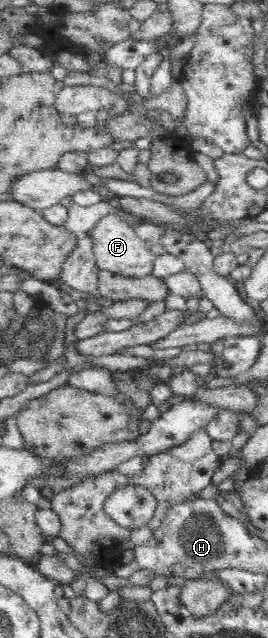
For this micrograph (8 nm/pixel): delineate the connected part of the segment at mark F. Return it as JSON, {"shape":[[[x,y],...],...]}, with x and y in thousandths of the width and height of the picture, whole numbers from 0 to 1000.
{"shape":[[[407,334],[377,340],[362,351],[336,357],[343,393],[358,401],[369,423],[459,428],[481,433],[556,433],[567,429],[578,401],[556,393],[556,381],[530,376],[507,365],[500,350],[455,334]]]}

